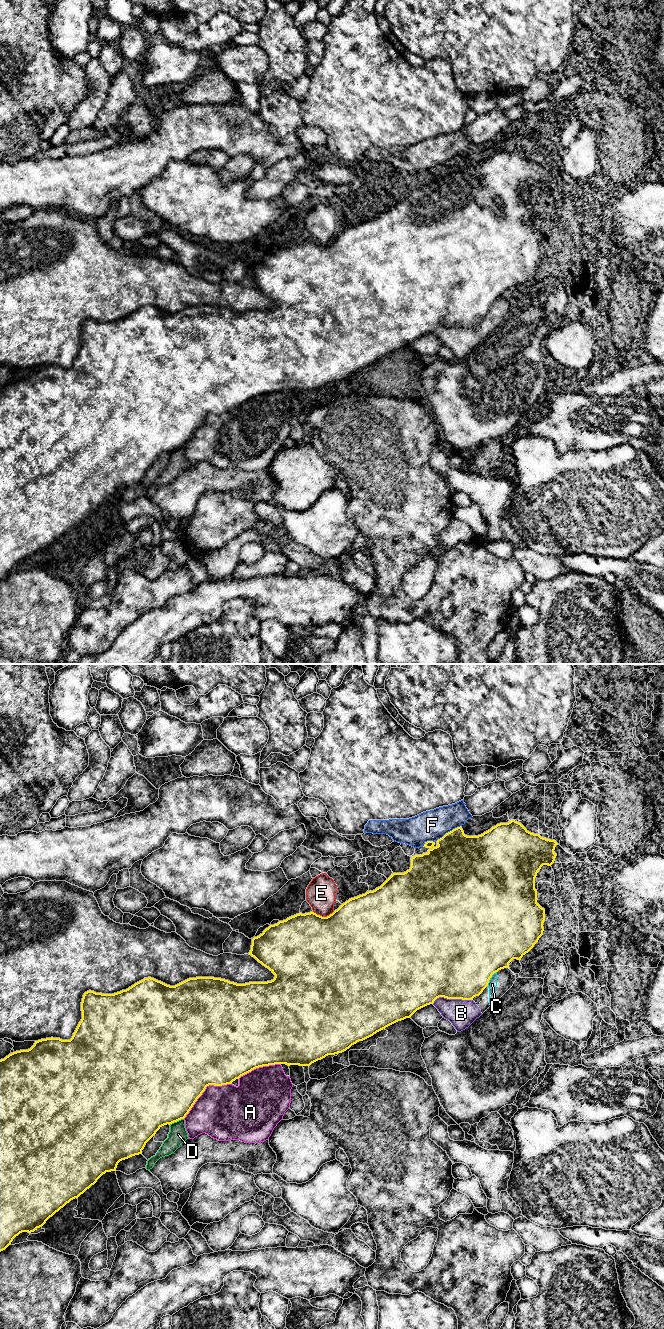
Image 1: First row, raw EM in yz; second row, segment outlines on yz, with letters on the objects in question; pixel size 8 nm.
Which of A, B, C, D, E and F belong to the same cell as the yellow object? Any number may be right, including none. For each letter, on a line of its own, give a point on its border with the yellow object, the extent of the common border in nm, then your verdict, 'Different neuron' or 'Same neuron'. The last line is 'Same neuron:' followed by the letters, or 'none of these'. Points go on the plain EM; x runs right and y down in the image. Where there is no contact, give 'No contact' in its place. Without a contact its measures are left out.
A: Touches yellow at yz (204, 418). Shared border 480 nm. Different neuron
B: Touches yellow at yz (452, 326). Shared border 320 nm. Different neuron
C: Touches yellow at yz (489, 307). Shared border 150 nm. Different neuron
D: Touches yellow at yz (176, 449). Shared border 130 nm. Different neuron
E: Touches yellow at yz (323, 245). Shared border 180 nm. Different neuron
F: Touches yellow at yz (448, 160). Shared border 240 nm. Different neuron
Same neuron: none of these

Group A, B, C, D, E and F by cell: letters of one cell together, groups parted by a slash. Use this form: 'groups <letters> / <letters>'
groups A / B C / D / E / F

